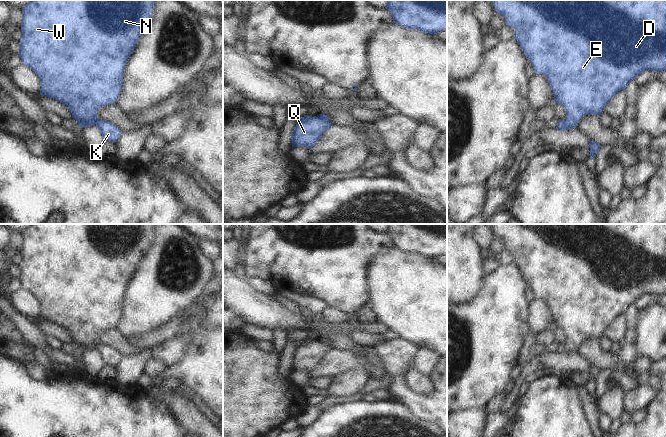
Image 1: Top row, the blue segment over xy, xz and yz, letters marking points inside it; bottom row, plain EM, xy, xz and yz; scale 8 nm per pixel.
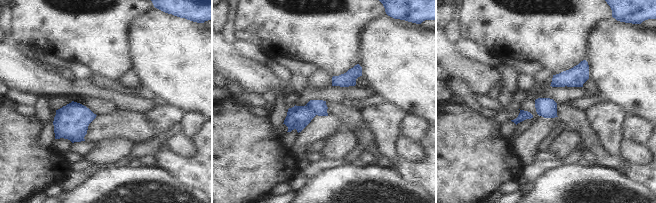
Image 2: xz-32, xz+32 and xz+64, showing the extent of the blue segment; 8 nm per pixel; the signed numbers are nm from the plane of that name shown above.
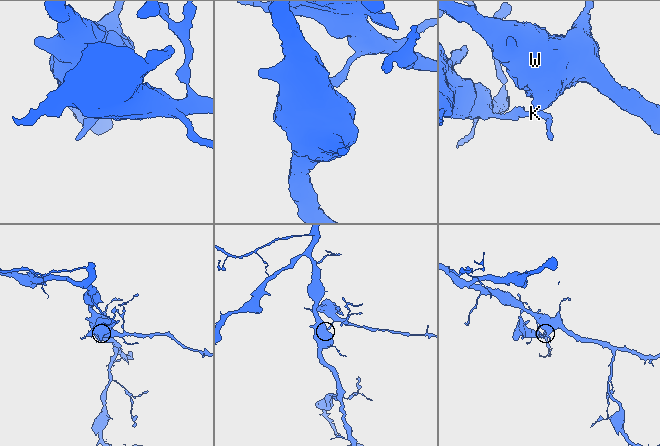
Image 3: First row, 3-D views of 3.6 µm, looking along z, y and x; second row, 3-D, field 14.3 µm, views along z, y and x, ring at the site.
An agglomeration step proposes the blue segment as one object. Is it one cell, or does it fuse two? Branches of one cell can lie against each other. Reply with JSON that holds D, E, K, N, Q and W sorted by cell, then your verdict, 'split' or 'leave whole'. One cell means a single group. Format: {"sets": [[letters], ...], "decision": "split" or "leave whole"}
{"sets": [["D", "E", "N", "Q", "W"], ["K"]], "decision": "split"}

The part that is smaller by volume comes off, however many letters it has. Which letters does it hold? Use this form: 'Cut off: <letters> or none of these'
Cut off: K

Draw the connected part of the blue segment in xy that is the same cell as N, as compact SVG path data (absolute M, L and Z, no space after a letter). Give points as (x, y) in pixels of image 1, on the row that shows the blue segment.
M30 0L22 10L19 56L22 64L31 68L39 76L41 82L40 95L64 103L71 110L71 114L79 123L80 128L96 125L101 120L97 115L97 111L103 106L116 103L121 93L127 59L150 23L154 3L155 0Z

